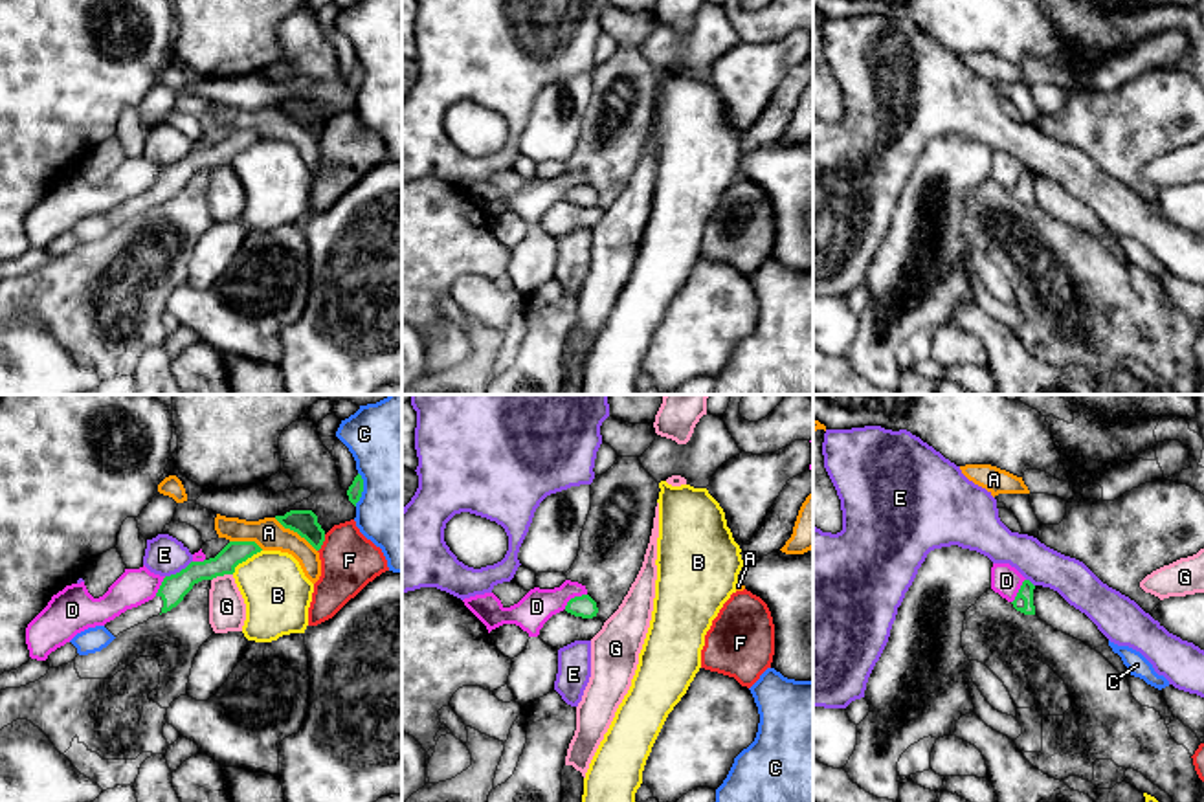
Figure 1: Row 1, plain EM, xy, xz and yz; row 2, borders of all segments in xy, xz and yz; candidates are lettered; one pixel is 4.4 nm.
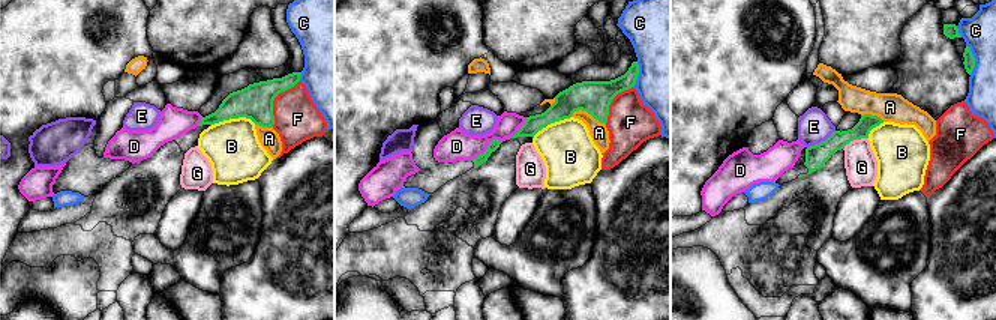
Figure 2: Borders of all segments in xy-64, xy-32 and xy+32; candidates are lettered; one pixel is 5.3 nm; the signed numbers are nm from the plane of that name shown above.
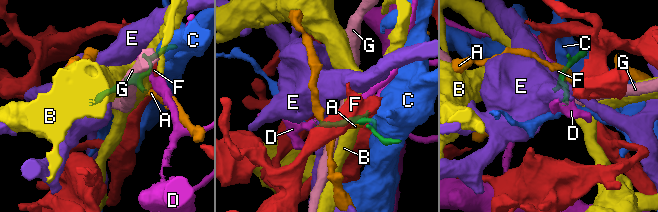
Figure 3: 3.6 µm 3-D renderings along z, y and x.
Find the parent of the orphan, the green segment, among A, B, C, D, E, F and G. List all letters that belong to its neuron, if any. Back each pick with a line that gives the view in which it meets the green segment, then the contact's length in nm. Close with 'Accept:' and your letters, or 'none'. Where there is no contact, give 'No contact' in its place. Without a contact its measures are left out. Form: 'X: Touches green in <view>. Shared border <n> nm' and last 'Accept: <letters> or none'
Accept: none

